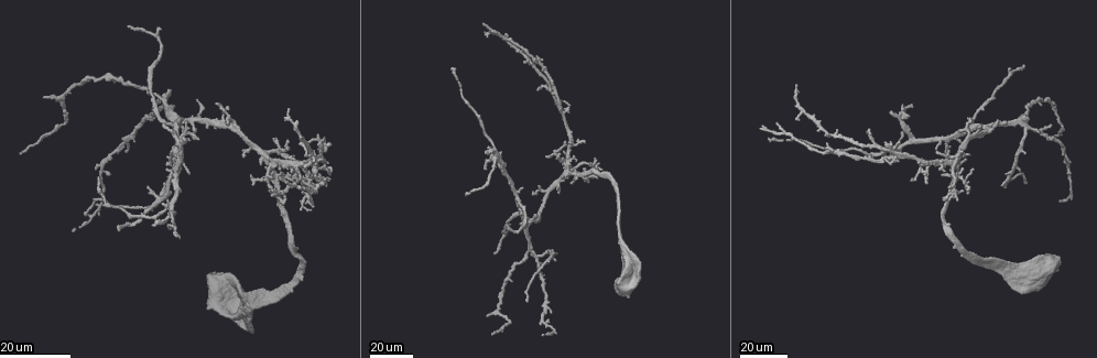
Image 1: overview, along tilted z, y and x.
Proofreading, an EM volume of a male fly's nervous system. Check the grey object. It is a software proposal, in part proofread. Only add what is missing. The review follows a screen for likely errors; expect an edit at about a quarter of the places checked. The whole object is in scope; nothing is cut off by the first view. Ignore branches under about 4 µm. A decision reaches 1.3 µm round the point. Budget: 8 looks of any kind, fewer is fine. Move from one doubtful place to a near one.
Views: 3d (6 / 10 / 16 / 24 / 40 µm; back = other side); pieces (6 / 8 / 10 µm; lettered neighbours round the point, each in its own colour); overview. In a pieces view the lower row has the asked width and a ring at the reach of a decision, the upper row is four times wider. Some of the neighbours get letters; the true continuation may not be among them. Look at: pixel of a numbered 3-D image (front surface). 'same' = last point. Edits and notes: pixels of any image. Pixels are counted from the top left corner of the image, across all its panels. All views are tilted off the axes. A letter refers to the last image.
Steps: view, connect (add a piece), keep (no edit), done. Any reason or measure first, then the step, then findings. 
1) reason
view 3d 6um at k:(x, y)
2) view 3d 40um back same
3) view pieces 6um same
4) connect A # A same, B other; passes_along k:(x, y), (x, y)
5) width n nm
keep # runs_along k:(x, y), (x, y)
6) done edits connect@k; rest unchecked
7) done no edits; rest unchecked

an open end
view 3d 24um at 1:(556, 260)

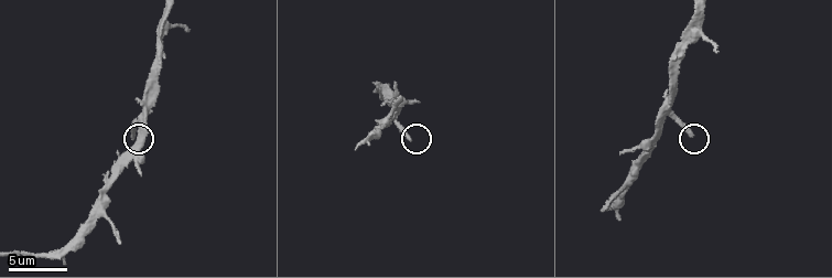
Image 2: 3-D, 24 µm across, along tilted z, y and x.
view pieces 8um at 2:(134, 138)

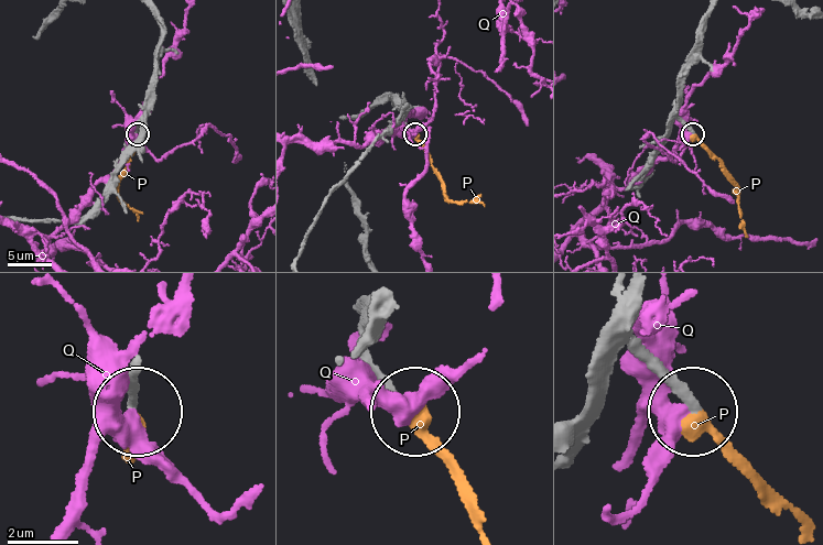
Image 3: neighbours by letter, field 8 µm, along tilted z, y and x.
connect P # P same, Q other; passes_along 3:(138, 372), (128, 455); the cell continues

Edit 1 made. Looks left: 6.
stops while still wide
view 3d 24um at 1:(892, 111)

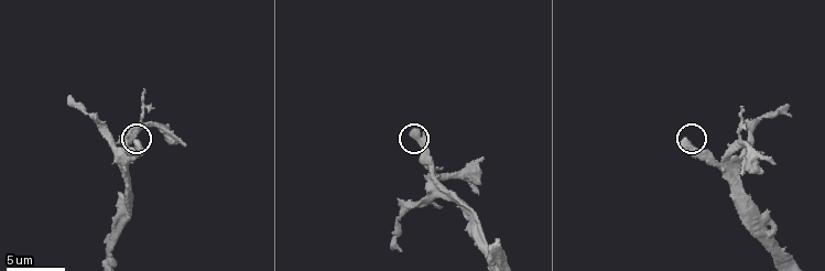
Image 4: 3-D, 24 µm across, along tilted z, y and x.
view pieces 10um at 4:(682, 142)

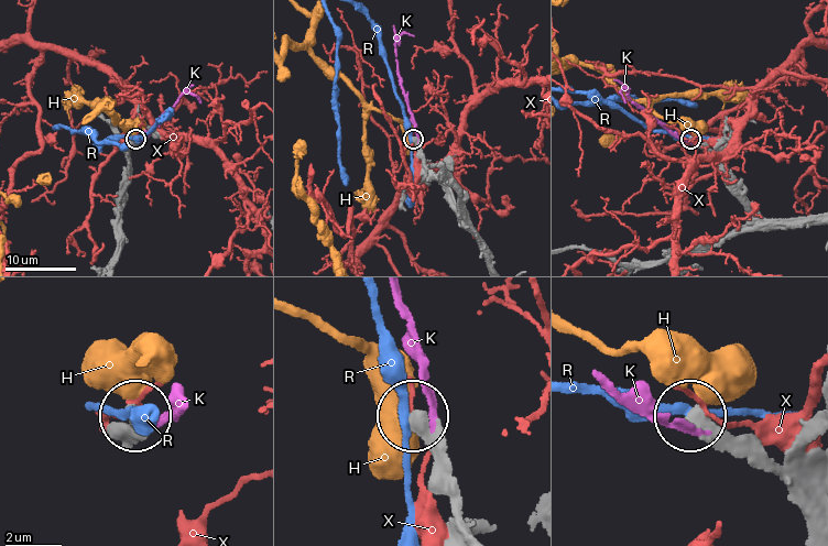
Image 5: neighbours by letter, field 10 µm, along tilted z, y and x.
connect K # H other, K same, R other, X other; passes_along 5:(425, 162), (394, 46), (400, 36), (413, 35); the cell continues

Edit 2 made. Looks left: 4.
redraw
view overview

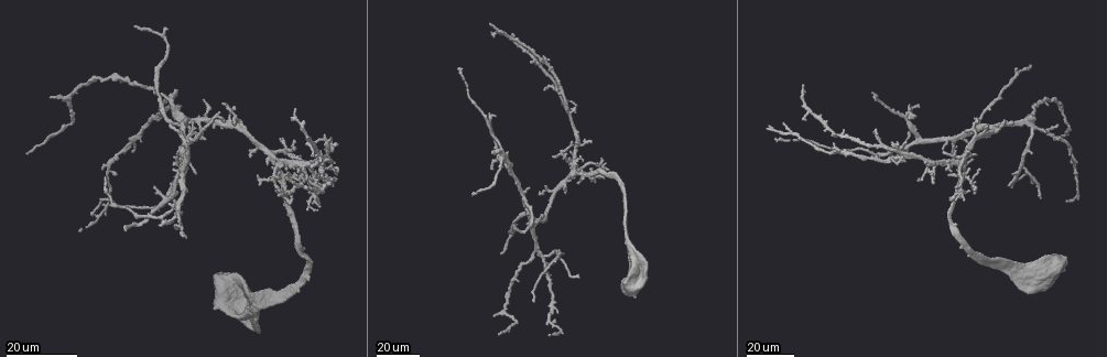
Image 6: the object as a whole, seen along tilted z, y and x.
end of a long branch
view 3d 40um at 6:(293, 199)

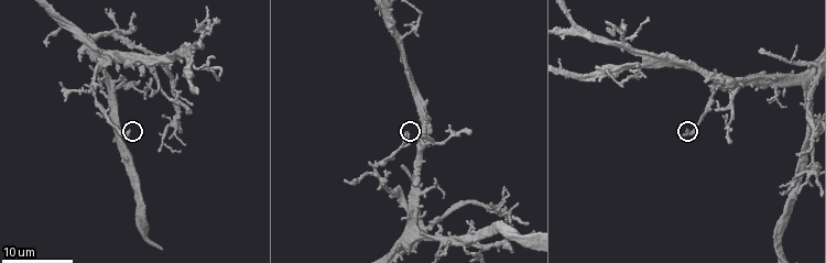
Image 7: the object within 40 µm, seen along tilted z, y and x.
view pieces 8um at 7:(686, 132)

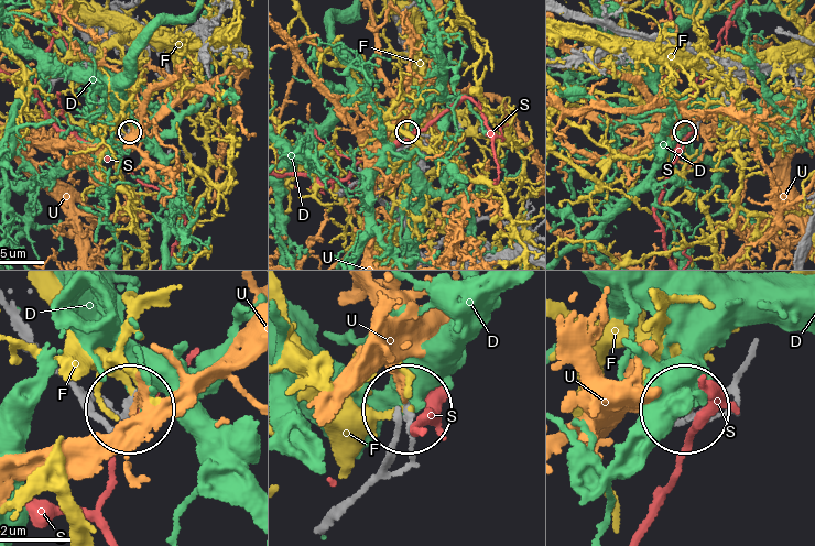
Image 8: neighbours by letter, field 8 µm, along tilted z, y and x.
keep # D other, F other, S other, U other; no lettered piece goes on from it

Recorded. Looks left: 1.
done edits connect@3, connect@5; rest unchecked

